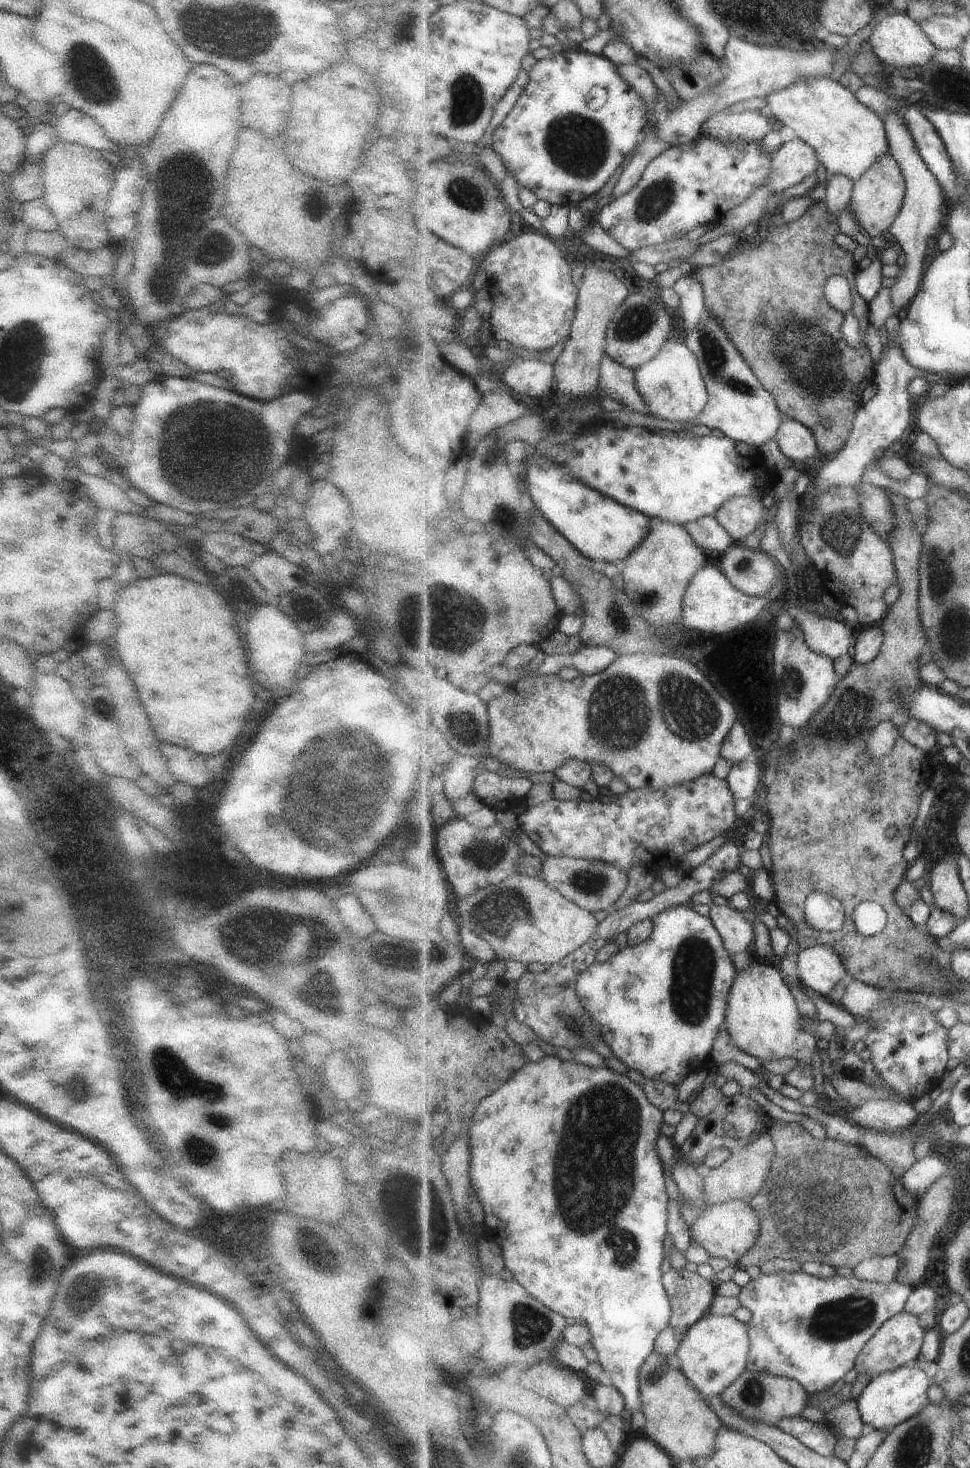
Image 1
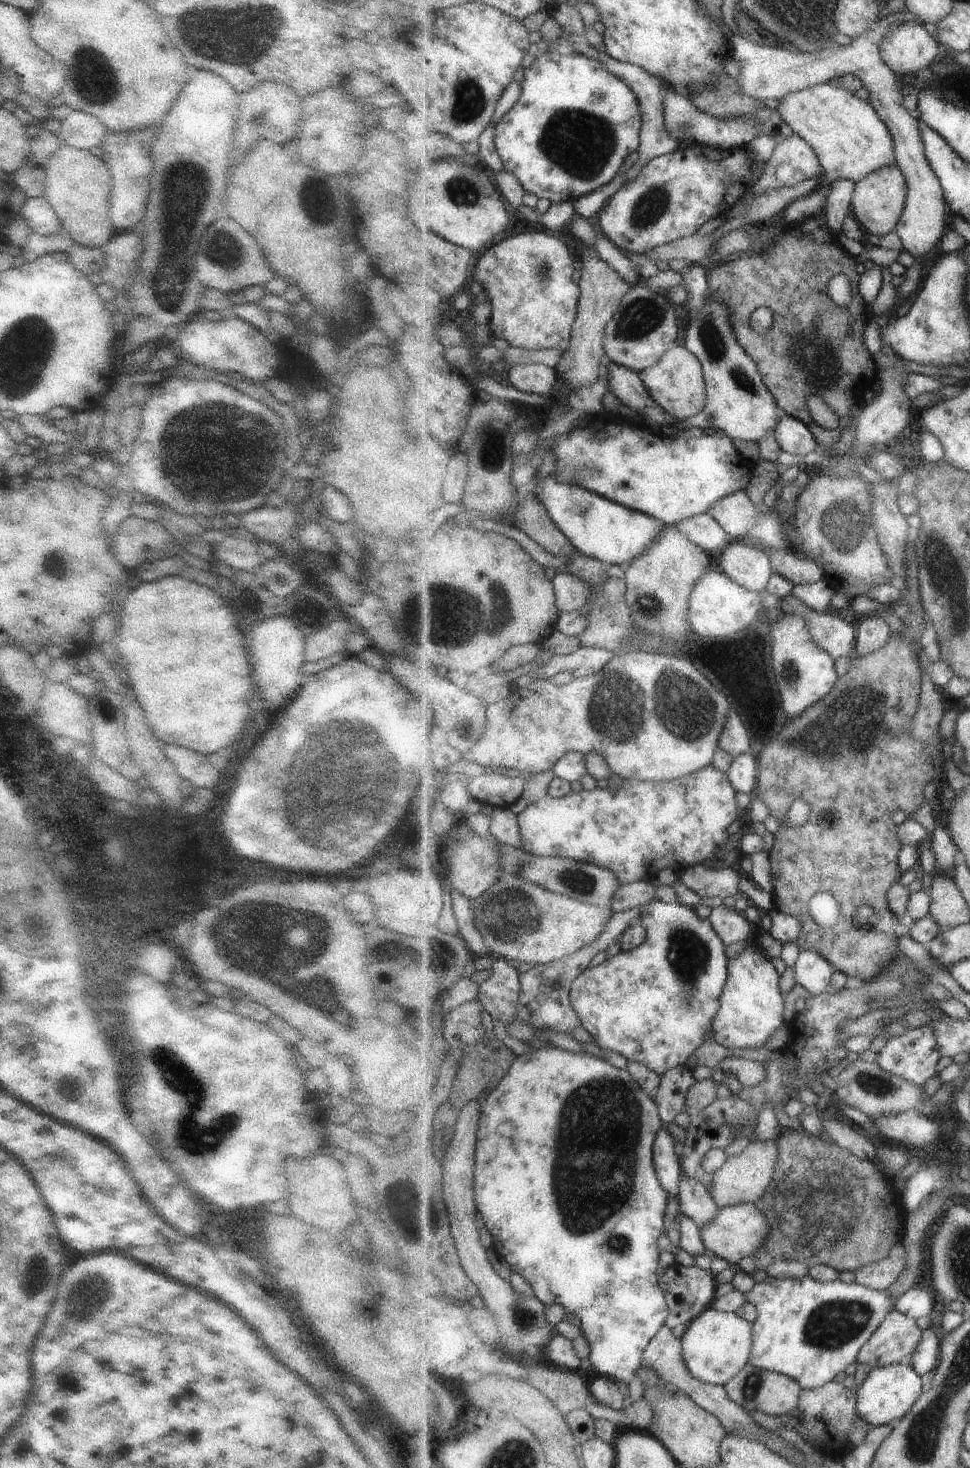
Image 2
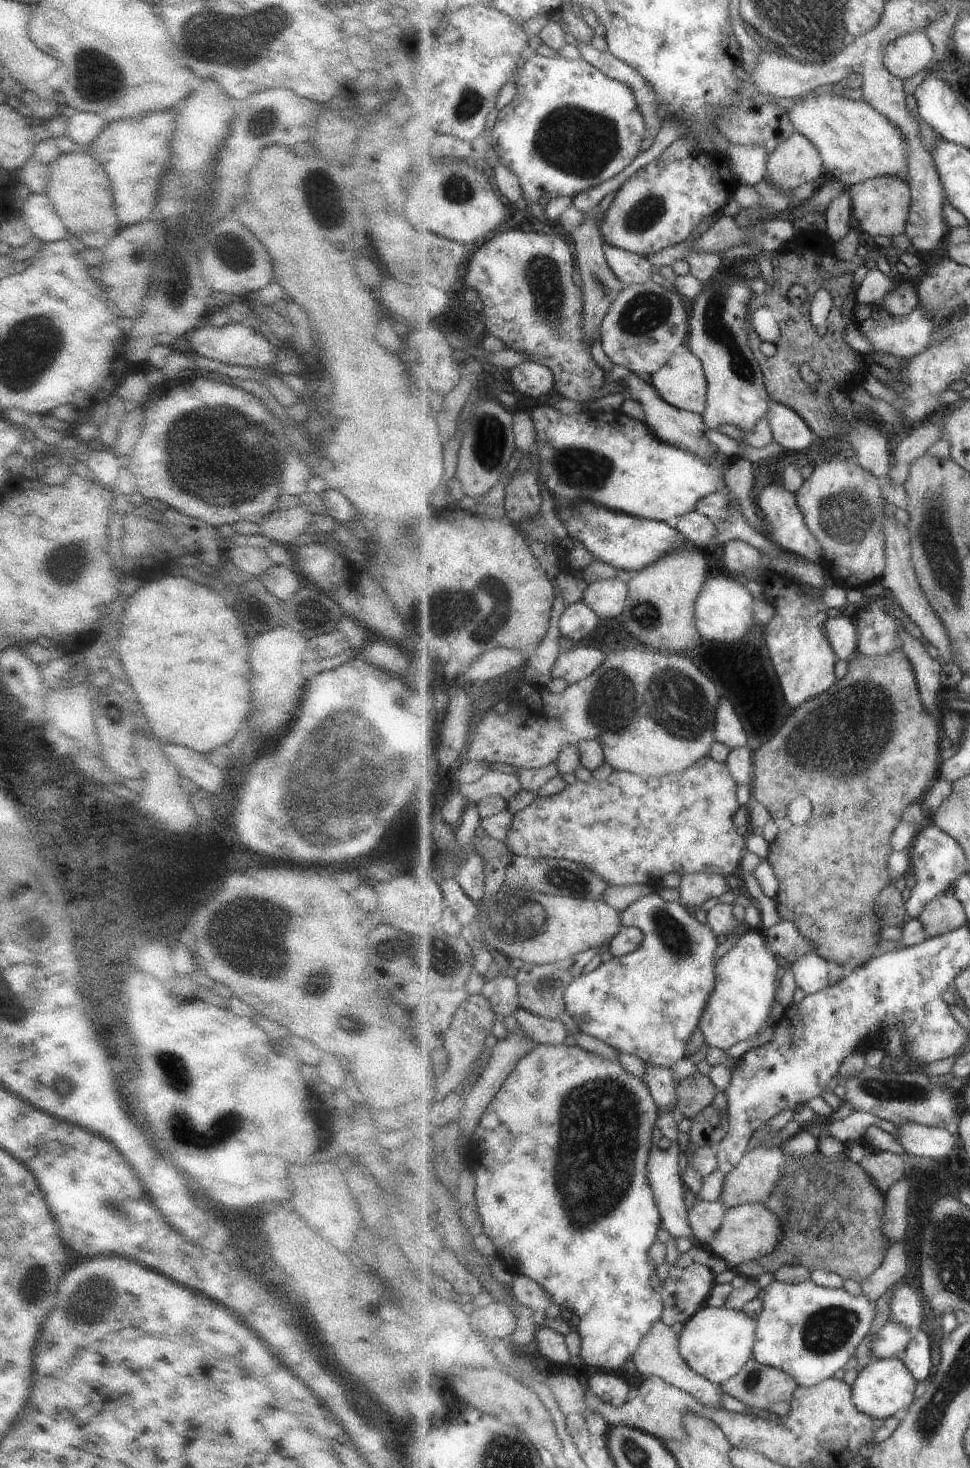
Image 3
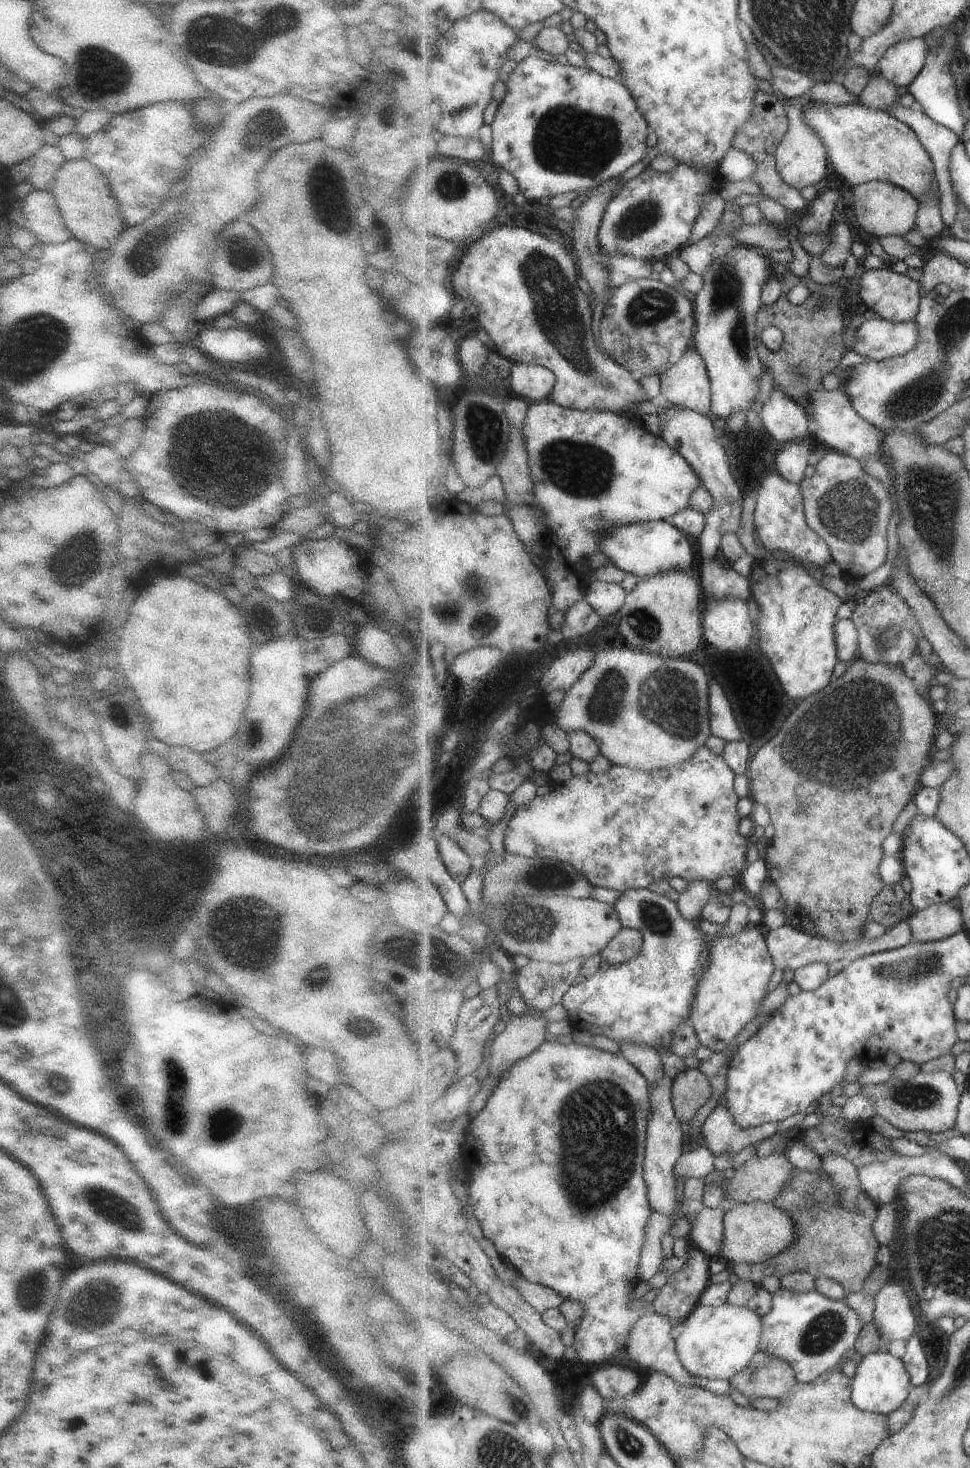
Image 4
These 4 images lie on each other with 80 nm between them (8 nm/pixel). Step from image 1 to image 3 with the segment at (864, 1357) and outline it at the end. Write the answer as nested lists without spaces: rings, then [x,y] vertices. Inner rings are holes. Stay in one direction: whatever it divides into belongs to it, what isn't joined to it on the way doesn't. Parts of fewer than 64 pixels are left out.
[[[892,1319],[887,1320],[873,1338],[871,1359],[896,1357],[907,1348],[915,1334],[916,1332],[905,1325]]]

